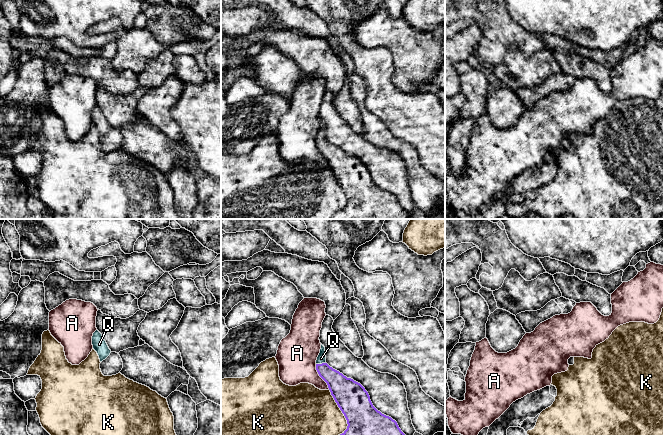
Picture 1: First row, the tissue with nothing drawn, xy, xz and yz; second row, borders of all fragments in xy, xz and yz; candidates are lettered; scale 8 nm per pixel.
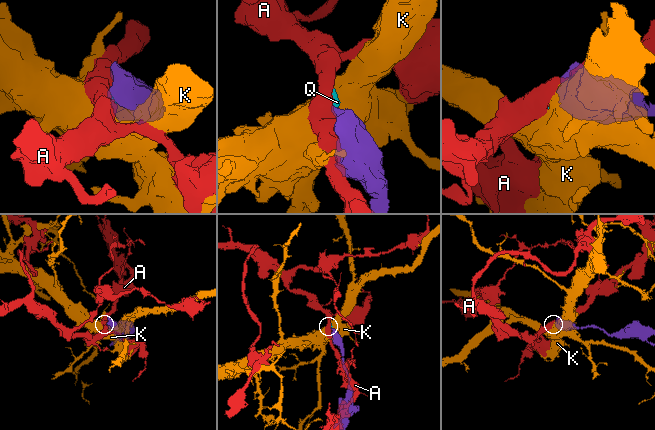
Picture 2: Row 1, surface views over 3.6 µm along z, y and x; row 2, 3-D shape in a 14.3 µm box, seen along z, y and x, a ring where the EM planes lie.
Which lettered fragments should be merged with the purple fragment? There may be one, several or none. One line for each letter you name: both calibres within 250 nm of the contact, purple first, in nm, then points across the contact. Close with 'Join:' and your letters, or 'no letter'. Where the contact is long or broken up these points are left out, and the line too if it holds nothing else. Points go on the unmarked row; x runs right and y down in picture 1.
Q: 190 nm thick on the purple side, 70 nm on the other; runs through xz (341, 163), (320, 140), (321, 134)
Join: Q

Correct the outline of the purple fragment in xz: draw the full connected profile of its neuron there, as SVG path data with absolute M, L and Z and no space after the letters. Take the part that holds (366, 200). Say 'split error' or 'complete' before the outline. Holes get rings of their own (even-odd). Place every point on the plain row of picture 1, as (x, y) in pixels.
split error; M322 120L316 146L327 159L348 200L347 205L331 219L410 219L397 198L373 182L368 168L360 159L326 139L326 127Z

